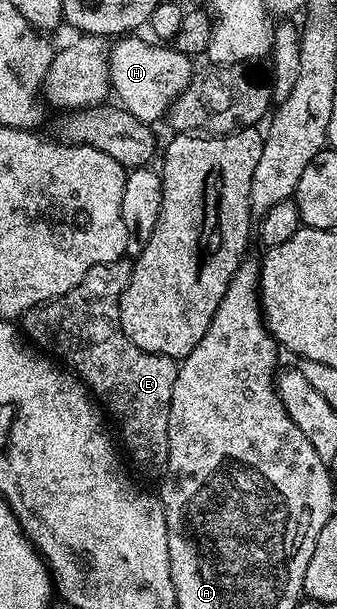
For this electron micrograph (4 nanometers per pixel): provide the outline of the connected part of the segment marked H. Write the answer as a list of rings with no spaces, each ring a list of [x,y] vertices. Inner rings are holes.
[[[123,36],[116,46],[110,47],[107,67],[111,77],[111,88],[118,105],[137,116],[137,120],[148,124],[162,119],[170,110],[172,102],[189,84],[193,73],[192,59],[177,52],[170,45],[146,42],[139,36]],[[159,45],[159,46],[154,46]]]

